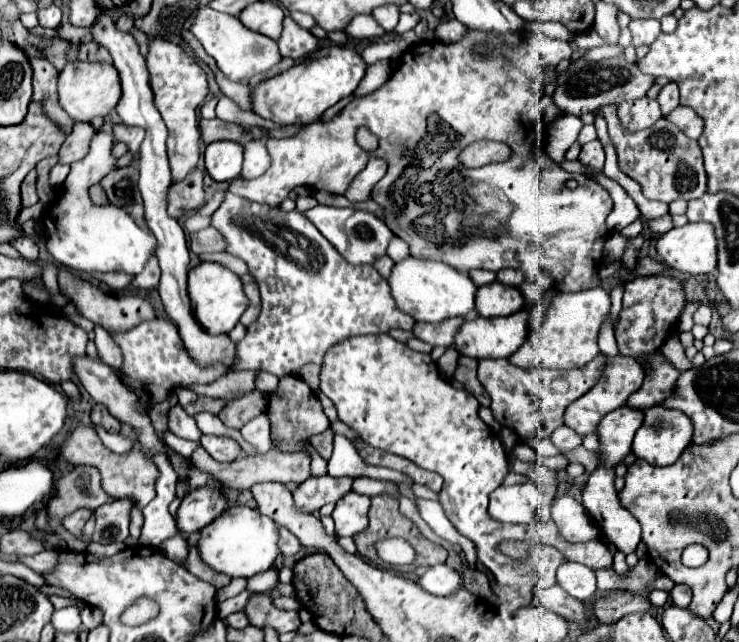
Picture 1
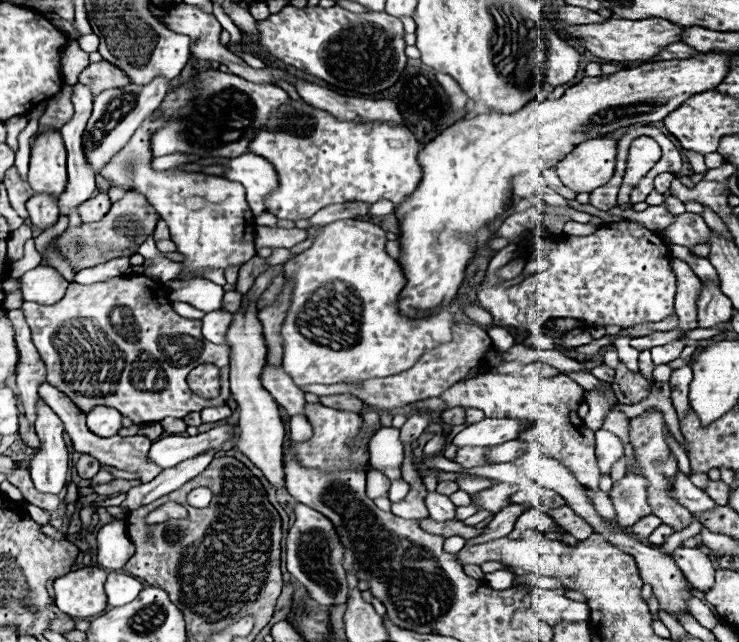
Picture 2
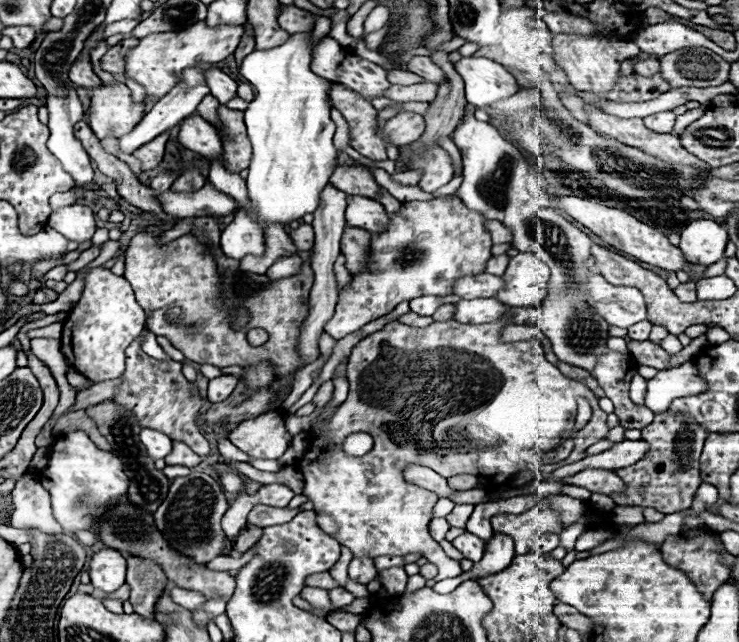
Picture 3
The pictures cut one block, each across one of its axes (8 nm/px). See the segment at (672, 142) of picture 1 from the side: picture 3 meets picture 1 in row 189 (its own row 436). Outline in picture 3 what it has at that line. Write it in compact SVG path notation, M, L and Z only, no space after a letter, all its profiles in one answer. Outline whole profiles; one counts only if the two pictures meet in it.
M668 410L656 414L654 420L642 428L642 440L650 444L648 456L642 456L636 464L616 470L624 480L624 492L610 494L618 506L650 506L664 514L686 510L692 506L692 496L702 484L700 478L700 452L708 432L696 424L690 416L670 414Z

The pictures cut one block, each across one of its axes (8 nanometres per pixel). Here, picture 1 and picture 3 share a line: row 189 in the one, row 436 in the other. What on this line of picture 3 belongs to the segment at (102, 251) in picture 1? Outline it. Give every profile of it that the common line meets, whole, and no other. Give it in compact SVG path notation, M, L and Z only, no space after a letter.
M84 430L64 434L50 454L46 468L38 474L40 484L50 492L54 518L62 524L66 534L76 530L90 530L100 512L124 498L128 490L128 476L120 458L112 452L100 450Z

